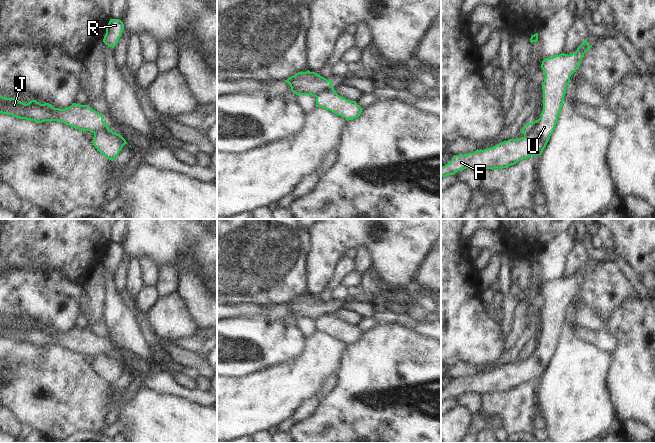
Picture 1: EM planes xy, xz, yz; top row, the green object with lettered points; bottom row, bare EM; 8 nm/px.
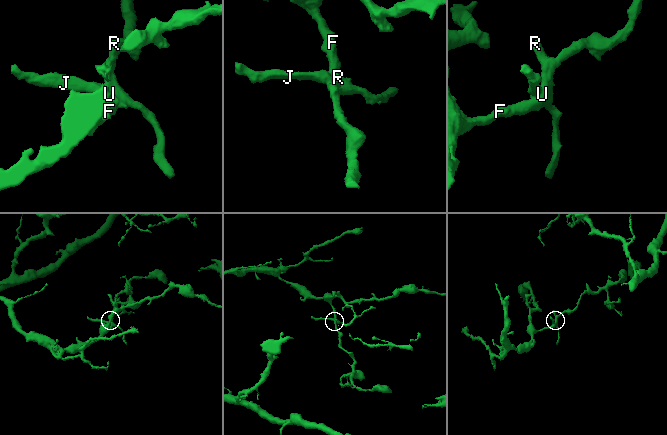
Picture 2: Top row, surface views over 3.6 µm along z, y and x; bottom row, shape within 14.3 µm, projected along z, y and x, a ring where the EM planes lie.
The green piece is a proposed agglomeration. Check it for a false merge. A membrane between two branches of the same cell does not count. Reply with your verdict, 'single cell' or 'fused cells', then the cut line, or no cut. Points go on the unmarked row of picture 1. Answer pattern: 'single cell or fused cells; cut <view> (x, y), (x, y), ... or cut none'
fused cells; cut xy (104, 347), (106, 353), (94, 358)

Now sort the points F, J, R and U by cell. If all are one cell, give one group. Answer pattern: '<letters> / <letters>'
F R U / J

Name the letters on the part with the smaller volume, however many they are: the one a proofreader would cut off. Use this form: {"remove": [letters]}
{"remove": ["J"]}

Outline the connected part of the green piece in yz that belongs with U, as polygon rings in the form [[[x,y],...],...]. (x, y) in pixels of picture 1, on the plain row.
[[[585,263],[574,277],[561,277],[542,285],[541,292],[545,299],[542,308],[543,335],[541,341],[531,347],[532,355],[528,359],[509,363],[492,372],[477,373],[474,377],[454,379],[448,388],[441,391],[441,401],[454,399],[466,392],[508,392],[523,383],[541,379],[556,351],[570,301],[579,292],[584,278],[590,272]]]

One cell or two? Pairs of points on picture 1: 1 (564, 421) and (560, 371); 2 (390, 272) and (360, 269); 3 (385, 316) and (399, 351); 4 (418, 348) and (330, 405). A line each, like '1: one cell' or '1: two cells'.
1: one cell
2: two cells
3: two cells
4: one cell

